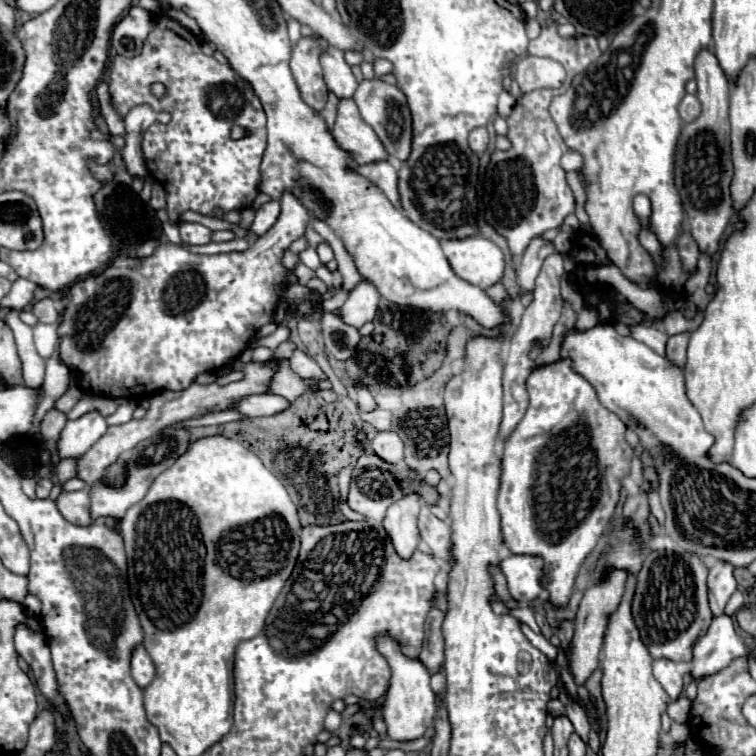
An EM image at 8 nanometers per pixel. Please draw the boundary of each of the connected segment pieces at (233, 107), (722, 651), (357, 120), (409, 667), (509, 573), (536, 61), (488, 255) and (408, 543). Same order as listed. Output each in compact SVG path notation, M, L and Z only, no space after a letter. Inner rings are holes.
M162 15L158 17L144 49L138 57L114 57L110 63L110 93L114 97L114 105L122 115L126 115L134 105L148 103L156 111L168 111L172 115L170 123L156 121L142 135L142 153L146 159L146 167L150 175L166 189L168 199L168 215L172 225L180 225L180 213L196 211L200 215L214 217L214 211L220 209L224 213L232 209L246 209L258 195L260 181L260 161L266 149L266 115L252 87L242 81L228 65L218 63L214 57L208 57L194 45L196 37L182 27L178 21ZM152 83L162 83L166 87L164 97L154 97L150 91ZM240 125L248 131L242 139L232 139L230 129Z
M720 615L714 617L708 633L694 643L694 657L688 673L694 681L698 681L722 671L732 659L746 655L750 655L750 649L738 639L734 631L734 619Z
M342 99L338 103L338 115L332 135L338 145L354 157L358 165L388 159L386 147L382 145L374 129L370 129L370 125L362 121L360 111L352 99Z
M388 635L378 637L378 651L386 657L392 669L390 687L388 687L384 711L382 711L388 725L388 737L400 743L420 739L424 731L434 723L434 713L436 713L436 695L430 689L430 673L418 659L408 659L400 651L400 645Z
M510 555L500 563L512 599L520 601L522 605L538 599L544 581L542 565L544 563L540 557L530 555Z
M526 55L516 63L516 81L522 93L544 89L544 87L558 89L562 87L564 79L566 79L566 71L554 59Z
M466 237L442 241L442 249L464 281L488 289L502 281L504 275L504 253L486 237Z
M414 493L406 495L404 499L400 499L388 507L388 513L384 519L384 529L390 537L396 553L402 559L410 559L420 543L420 533L418 533L420 507L422 507L422 503L420 503L418 495L414 495Z

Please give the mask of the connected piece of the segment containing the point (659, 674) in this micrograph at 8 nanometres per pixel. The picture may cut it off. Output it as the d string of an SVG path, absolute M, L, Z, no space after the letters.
M656 659L654 661L654 677L662 683L666 693L672 697L672 701L678 699L682 693L682 673L678 671L674 661L668 659Z

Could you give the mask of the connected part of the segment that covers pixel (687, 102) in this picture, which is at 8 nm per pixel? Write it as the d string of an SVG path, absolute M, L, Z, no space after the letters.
M686 95L682 101L680 101L680 117L684 119L684 123L692 123L698 115L700 115L700 101L696 95Z

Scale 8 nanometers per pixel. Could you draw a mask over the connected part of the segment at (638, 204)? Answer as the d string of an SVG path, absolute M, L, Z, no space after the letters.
M638 195L634 199L634 209L636 209L636 215L646 223L646 219L650 215L650 199L646 195Z

